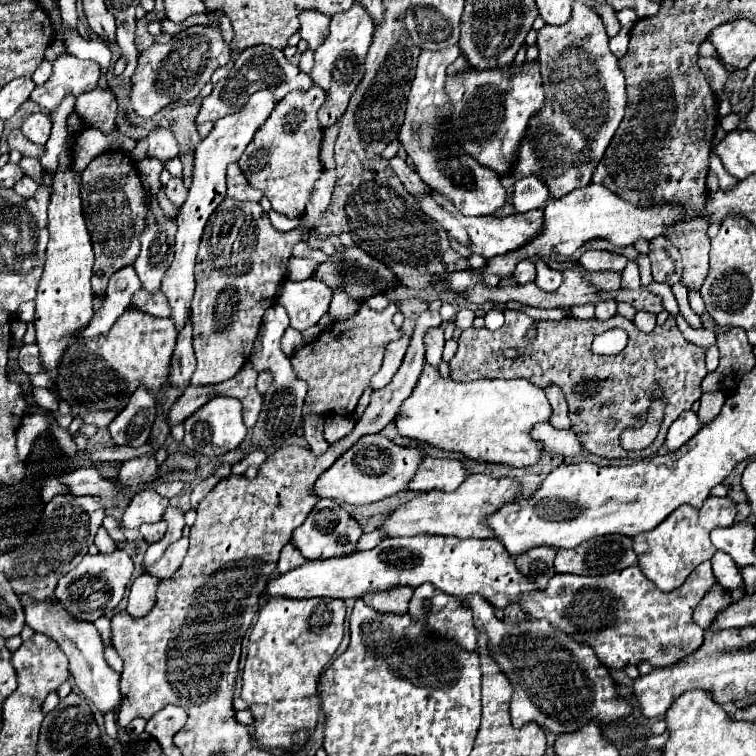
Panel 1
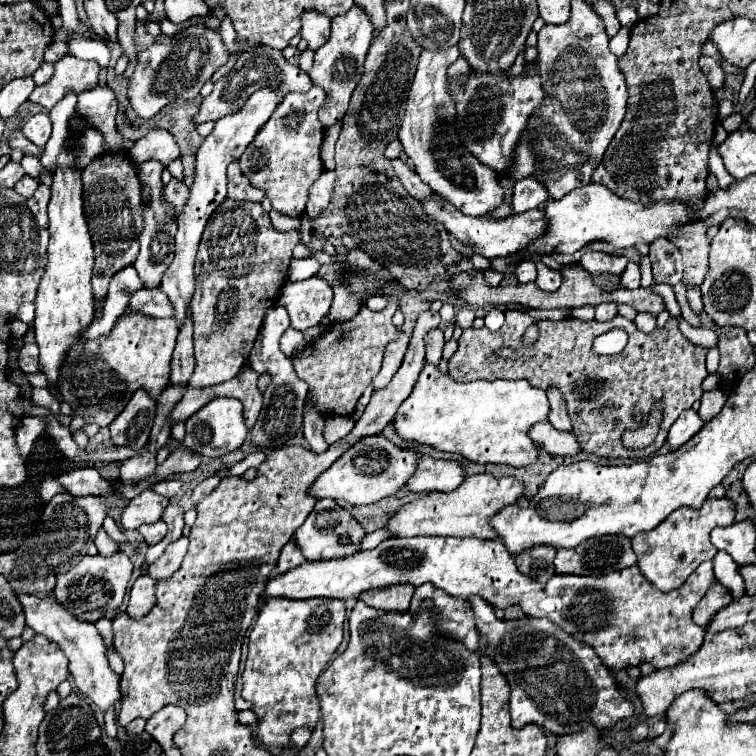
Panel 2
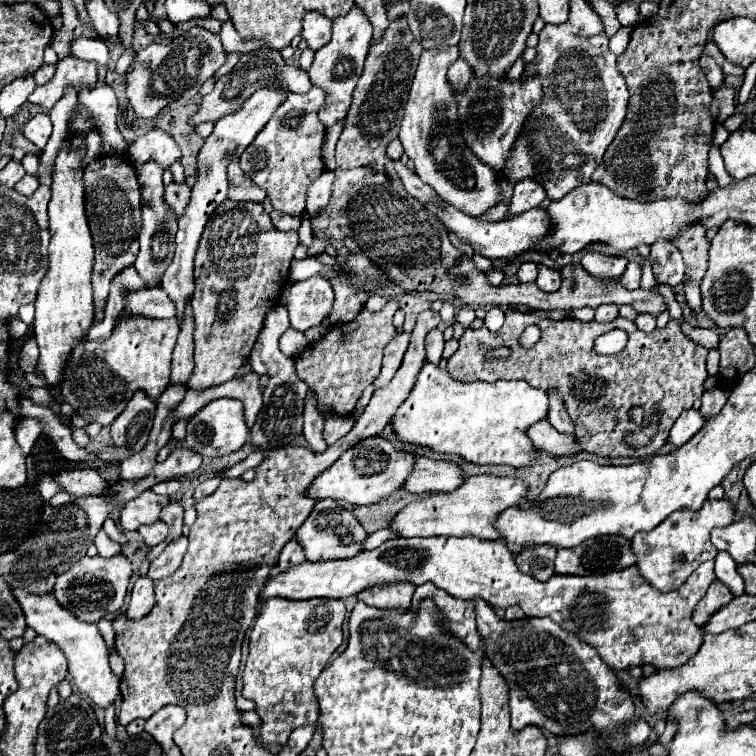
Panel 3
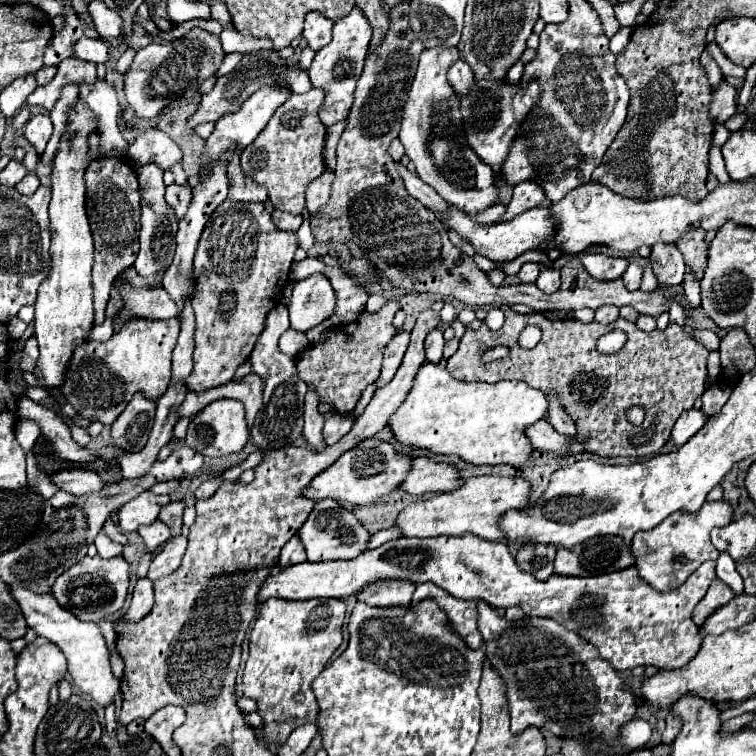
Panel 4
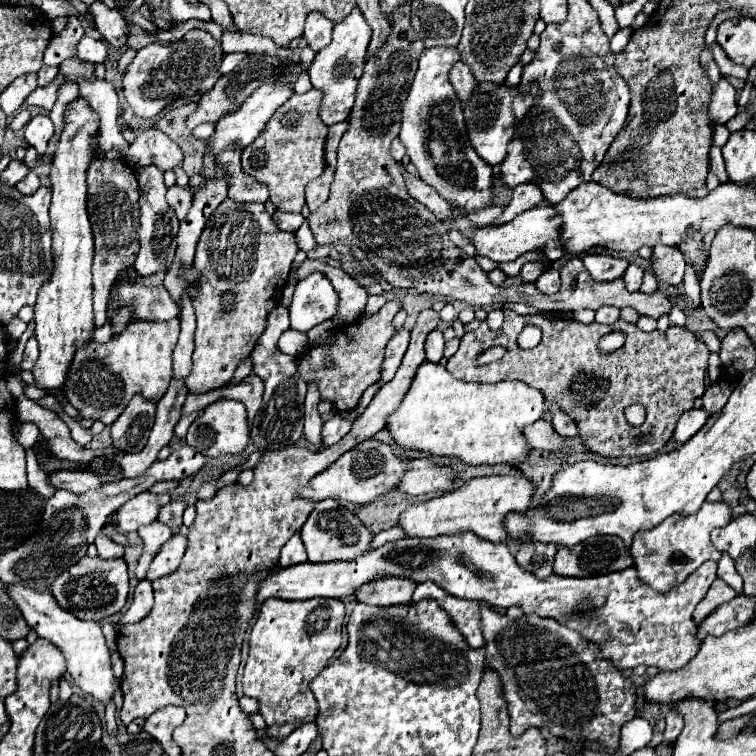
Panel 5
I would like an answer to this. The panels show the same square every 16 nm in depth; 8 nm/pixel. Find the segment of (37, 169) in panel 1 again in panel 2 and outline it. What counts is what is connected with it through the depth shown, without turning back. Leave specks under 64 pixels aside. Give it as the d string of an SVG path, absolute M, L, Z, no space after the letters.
M30 158L30 160L22 160L20 162L20 166L24 168L24 172L28 174L28 176L34 176L34 180L38 180L40 182L40 160L38 158Z

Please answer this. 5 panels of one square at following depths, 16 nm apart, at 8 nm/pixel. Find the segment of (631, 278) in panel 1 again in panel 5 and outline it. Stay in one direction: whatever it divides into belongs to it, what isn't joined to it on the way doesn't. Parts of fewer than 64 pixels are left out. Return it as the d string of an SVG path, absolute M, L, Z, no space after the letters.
M632 262L628 268L626 268L626 272L624 272L624 282L626 282L626 288L630 290L630 292L634 292L634 290L638 290L640 288L640 284L642 284L642 274L644 274L644 270L636 264L636 262Z

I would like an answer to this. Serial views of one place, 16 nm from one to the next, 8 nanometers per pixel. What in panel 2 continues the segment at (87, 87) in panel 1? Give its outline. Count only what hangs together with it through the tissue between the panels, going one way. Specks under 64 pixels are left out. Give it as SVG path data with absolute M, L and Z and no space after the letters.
M70 54L62 56L54 62L54 74L52 78L36 86L30 100L44 106L46 110L52 110L68 92L80 94L84 90L92 90L98 84L98 64L90 60L78 60Z

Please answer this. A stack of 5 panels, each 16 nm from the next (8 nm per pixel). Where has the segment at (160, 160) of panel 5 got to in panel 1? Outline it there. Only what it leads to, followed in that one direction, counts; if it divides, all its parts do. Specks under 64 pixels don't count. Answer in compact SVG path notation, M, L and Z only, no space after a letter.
M156 128L152 130L144 140L142 140L142 148L148 156L158 158L160 162L166 162L174 156L178 156L178 144L176 138L172 134L172 130L168 128Z

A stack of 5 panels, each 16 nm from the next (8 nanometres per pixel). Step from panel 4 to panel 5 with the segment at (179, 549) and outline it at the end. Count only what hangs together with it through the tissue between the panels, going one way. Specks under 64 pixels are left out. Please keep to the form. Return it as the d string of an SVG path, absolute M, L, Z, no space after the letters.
M172 536L162 548L160 552L154 556L148 572L146 572L146 578L148 580L156 580L156 578L162 578L162 576L168 576L172 574L178 566L180 566L180 560L186 552L186 536Z

